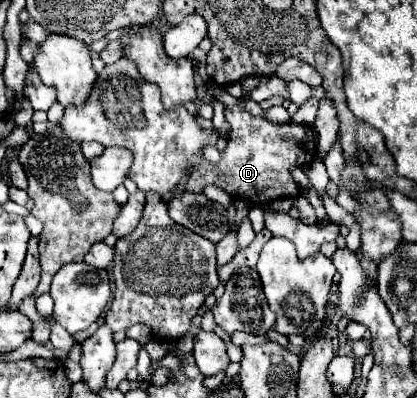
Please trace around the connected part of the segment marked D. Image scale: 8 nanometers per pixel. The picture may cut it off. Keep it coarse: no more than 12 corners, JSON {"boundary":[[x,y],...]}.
{"boundary":[[239,106],[221,162],[205,158],[187,190],[217,184],[261,206],[297,196],[293,166],[315,158],[315,134]]}

